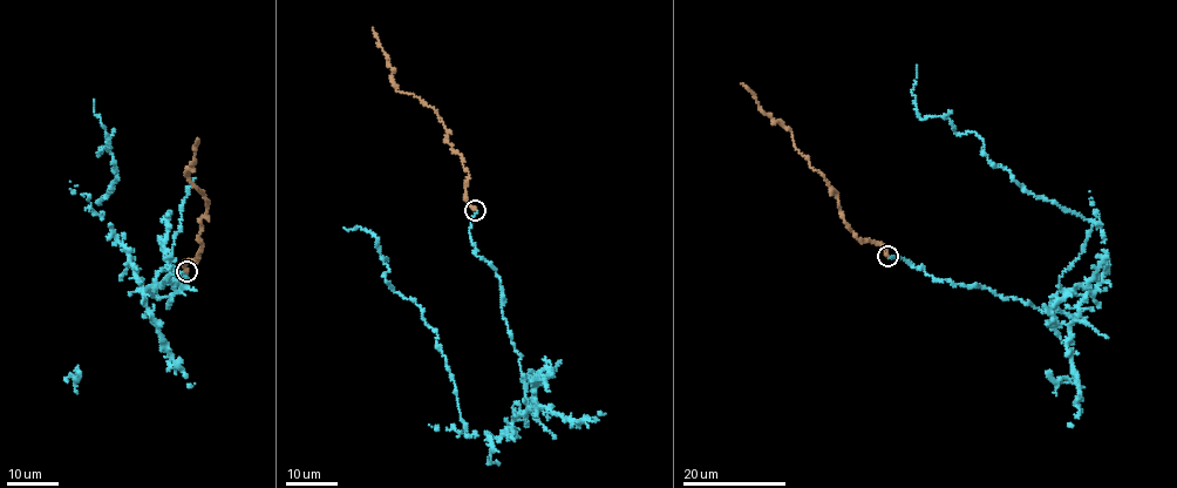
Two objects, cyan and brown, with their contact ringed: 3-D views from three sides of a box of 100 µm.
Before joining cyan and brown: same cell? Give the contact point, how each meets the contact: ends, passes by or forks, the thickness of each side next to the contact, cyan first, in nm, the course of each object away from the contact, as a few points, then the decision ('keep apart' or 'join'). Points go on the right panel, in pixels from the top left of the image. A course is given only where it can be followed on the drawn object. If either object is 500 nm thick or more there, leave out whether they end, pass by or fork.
place (888, 256); cyan ends; brown ends; calibres 190 and 280 nm; course cyan (888, 257), (1062, 310), (1070, 323), (1108, 263), (1101, 223), (1032, 194), (973, 133), (918, 117), (916, 65); course brown (888, 256), (880, 244), (857, 238), (841, 212), (835, 190), (796, 148), (791, 131), (761, 109), (742, 83); join

